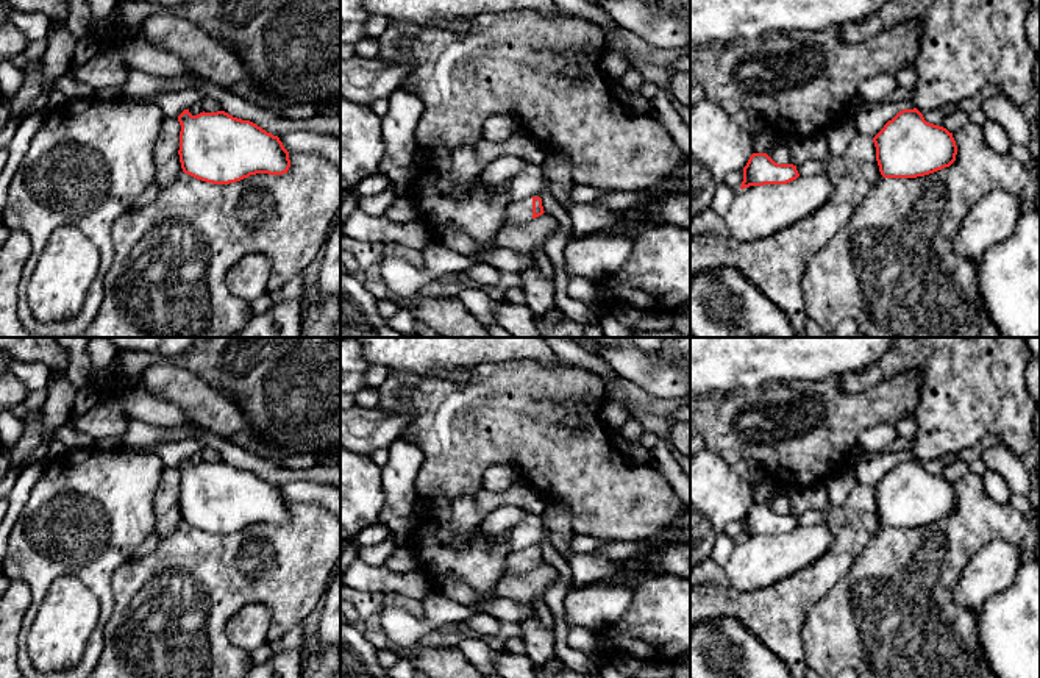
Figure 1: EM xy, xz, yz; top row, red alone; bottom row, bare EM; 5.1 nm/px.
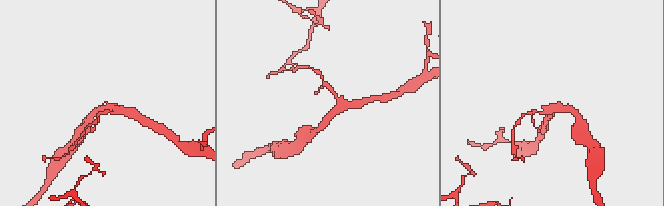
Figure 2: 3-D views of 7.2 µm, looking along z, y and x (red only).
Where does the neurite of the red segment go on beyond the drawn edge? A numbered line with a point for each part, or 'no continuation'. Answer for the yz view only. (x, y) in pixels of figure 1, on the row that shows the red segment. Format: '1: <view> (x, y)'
no continuation

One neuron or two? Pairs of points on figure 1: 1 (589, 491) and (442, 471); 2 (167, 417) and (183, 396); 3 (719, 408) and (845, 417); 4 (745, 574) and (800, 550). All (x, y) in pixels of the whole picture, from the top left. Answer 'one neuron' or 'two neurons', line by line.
1: one neuron
2: two neurons
3: one neuron
4: one neuron

